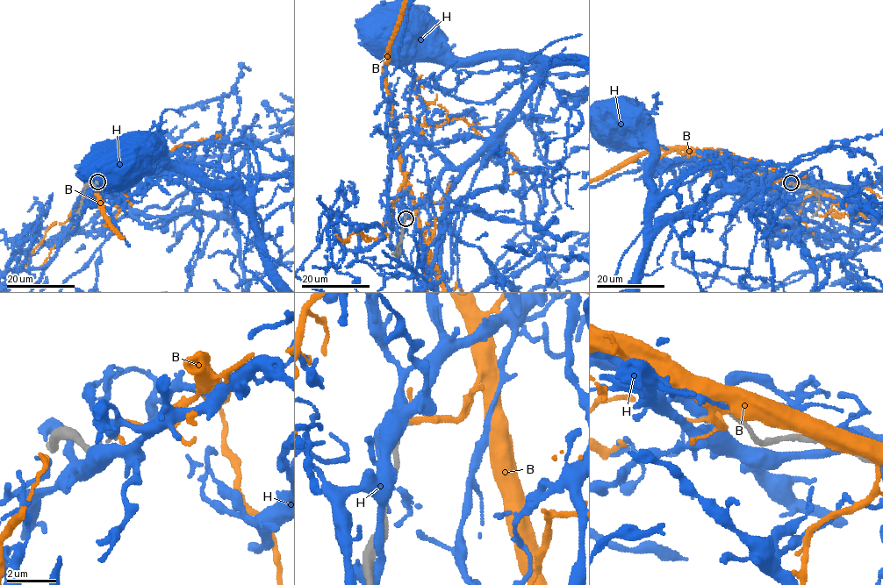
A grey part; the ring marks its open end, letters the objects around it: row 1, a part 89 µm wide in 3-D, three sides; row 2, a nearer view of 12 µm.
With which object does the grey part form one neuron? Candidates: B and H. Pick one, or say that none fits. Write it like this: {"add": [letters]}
{"add": ["B"]}

